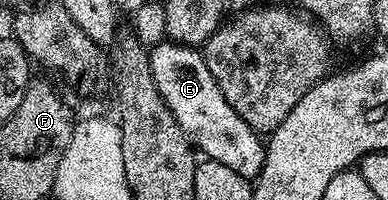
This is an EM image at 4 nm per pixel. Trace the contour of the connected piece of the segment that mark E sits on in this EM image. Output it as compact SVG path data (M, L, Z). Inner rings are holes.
M164 40L149 50L149 63L159 96L165 101L171 116L175 116L194 151L219 164L227 164L227 168L239 172L239 176L256 179L263 168L266 143L262 135L250 128L239 112L227 104L223 92L219 92L219 84L215 84L215 76L211 76L207 68L204 53L192 46Z

